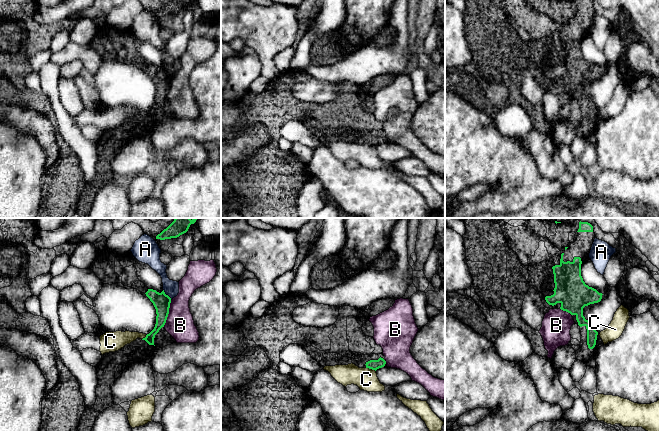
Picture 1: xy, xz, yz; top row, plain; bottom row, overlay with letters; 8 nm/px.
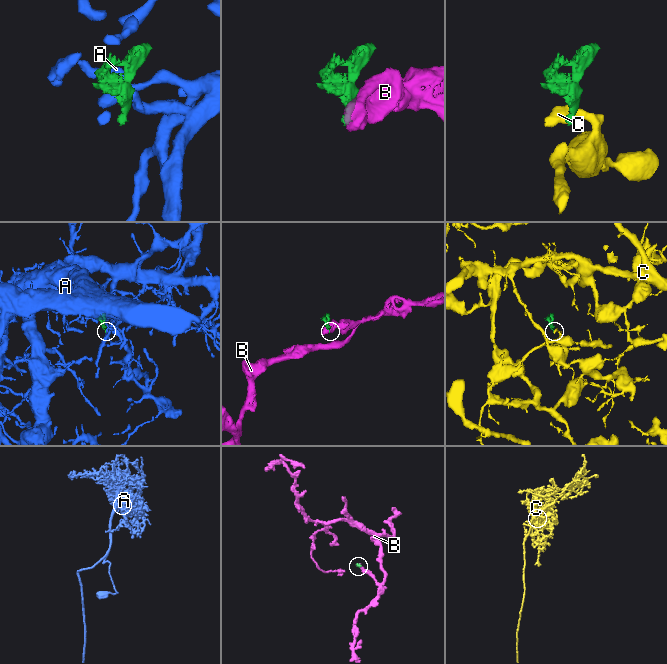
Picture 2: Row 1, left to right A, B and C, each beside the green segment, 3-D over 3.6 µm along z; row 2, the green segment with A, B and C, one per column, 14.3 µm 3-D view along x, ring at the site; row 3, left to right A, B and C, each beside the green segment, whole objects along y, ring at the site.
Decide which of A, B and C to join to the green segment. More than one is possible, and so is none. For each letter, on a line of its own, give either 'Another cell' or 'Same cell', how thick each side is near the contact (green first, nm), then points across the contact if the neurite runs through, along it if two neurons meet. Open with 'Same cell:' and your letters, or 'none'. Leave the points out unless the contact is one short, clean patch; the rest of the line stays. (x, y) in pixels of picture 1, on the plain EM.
Same cell: none
A: Another cell. Thickness 140 nm (green) against 130 nm
B: Another cell. Thickness 140 nm (green) against 220 nm
C: Another cell. Thickness 80 nm (green) against 180 nm. Boundary: xz (366, 143), (375, 147)

